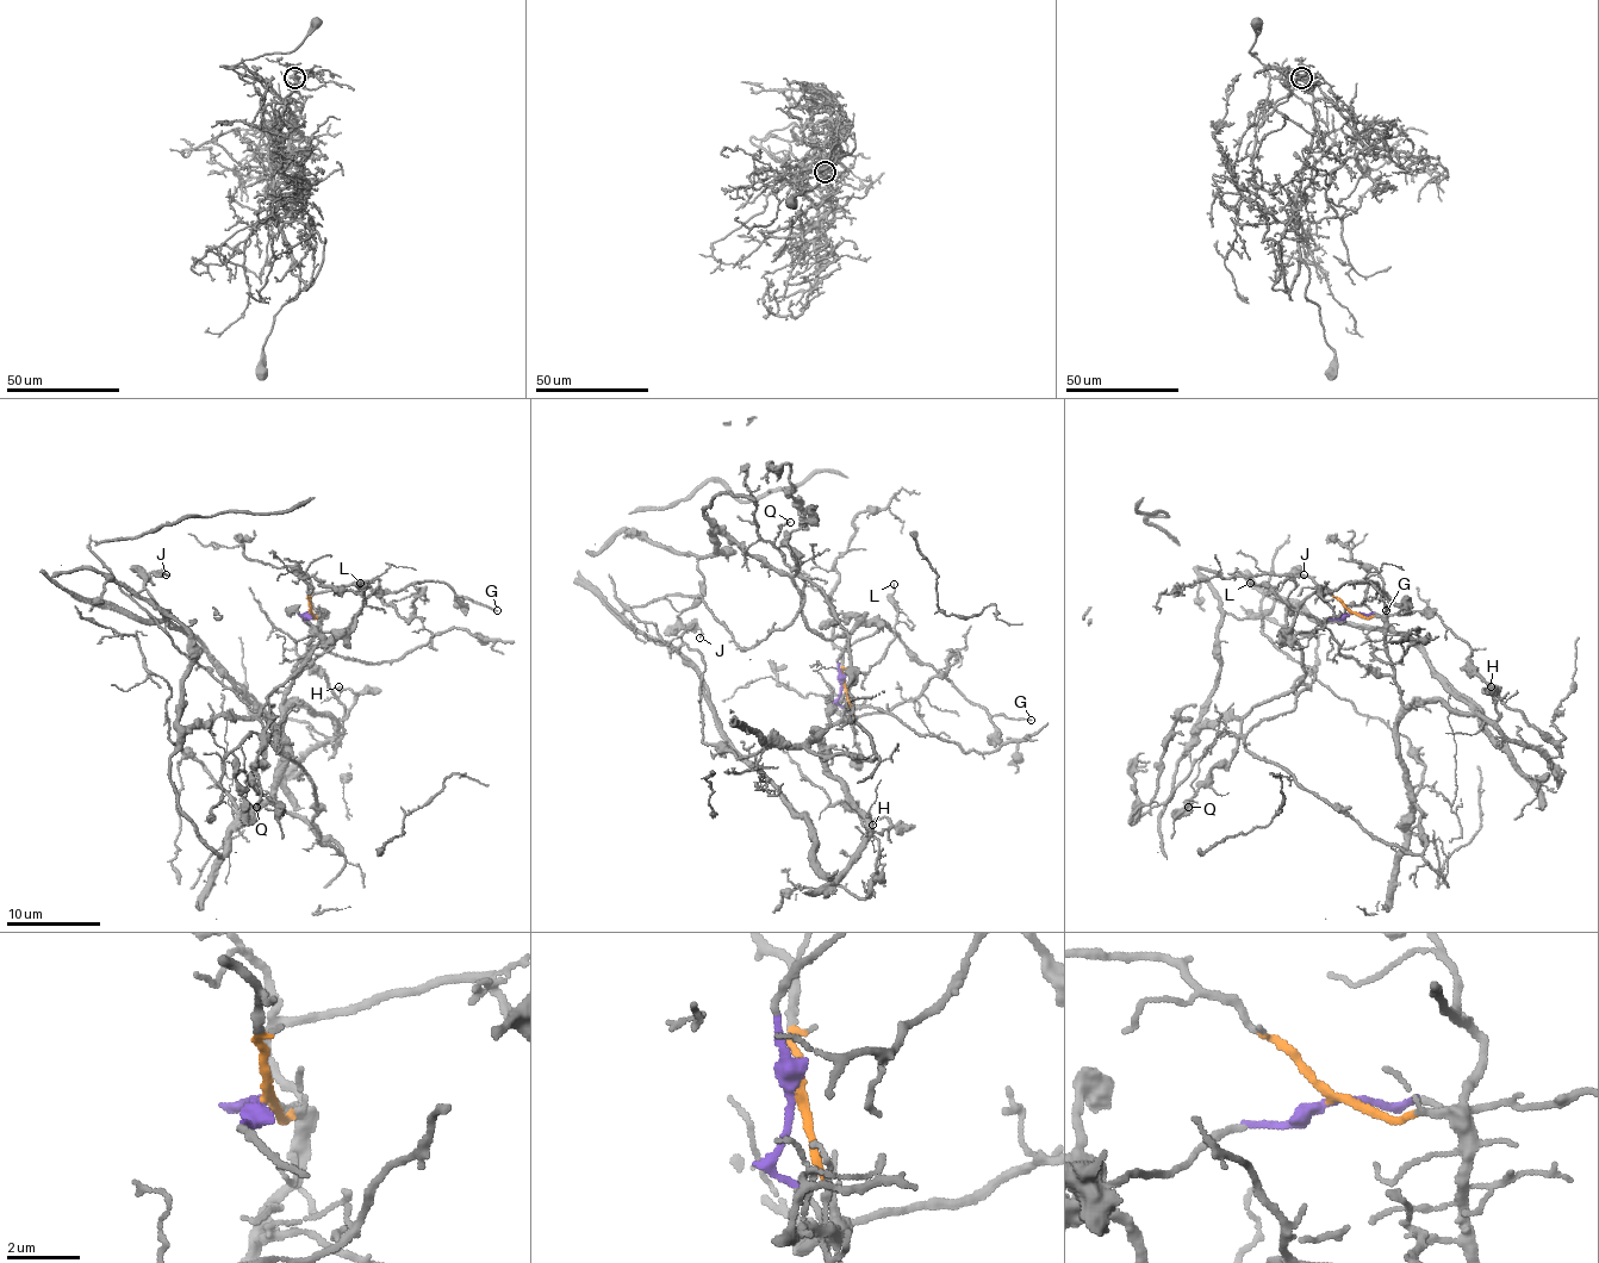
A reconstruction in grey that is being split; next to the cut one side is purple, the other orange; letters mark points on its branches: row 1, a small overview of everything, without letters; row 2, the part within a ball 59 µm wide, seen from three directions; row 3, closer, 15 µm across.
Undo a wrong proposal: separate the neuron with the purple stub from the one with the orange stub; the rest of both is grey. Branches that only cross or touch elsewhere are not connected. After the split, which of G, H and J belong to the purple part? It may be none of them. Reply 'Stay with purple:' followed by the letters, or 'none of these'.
Stay with purple: G, J

